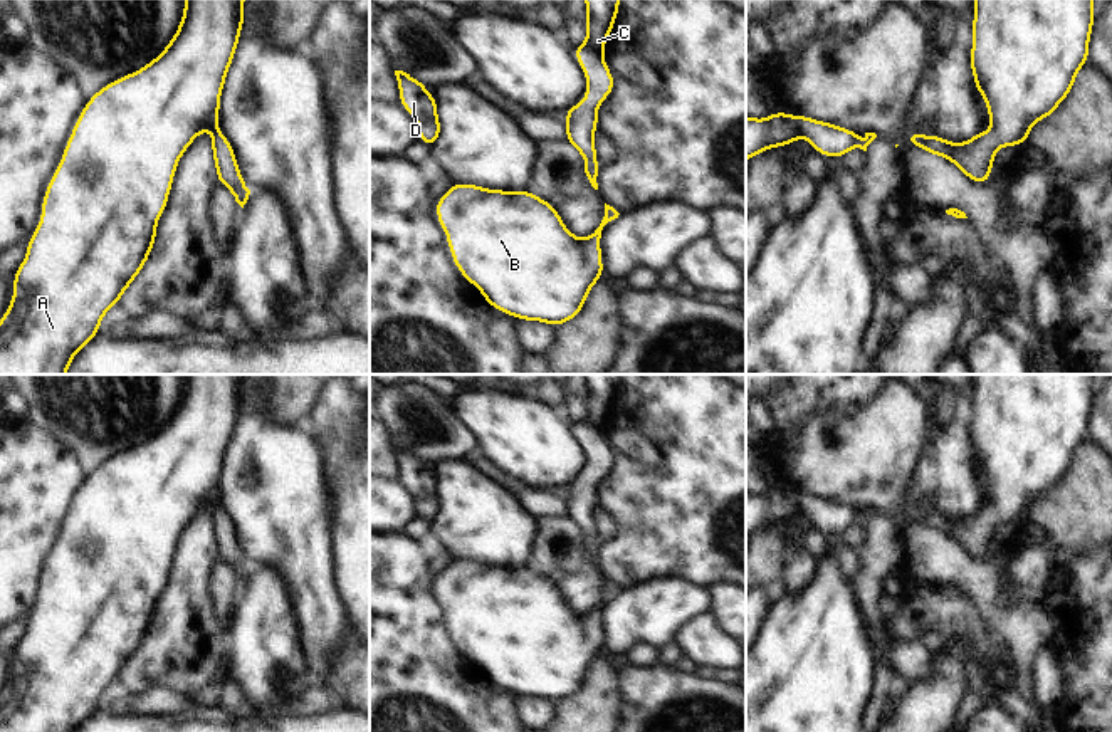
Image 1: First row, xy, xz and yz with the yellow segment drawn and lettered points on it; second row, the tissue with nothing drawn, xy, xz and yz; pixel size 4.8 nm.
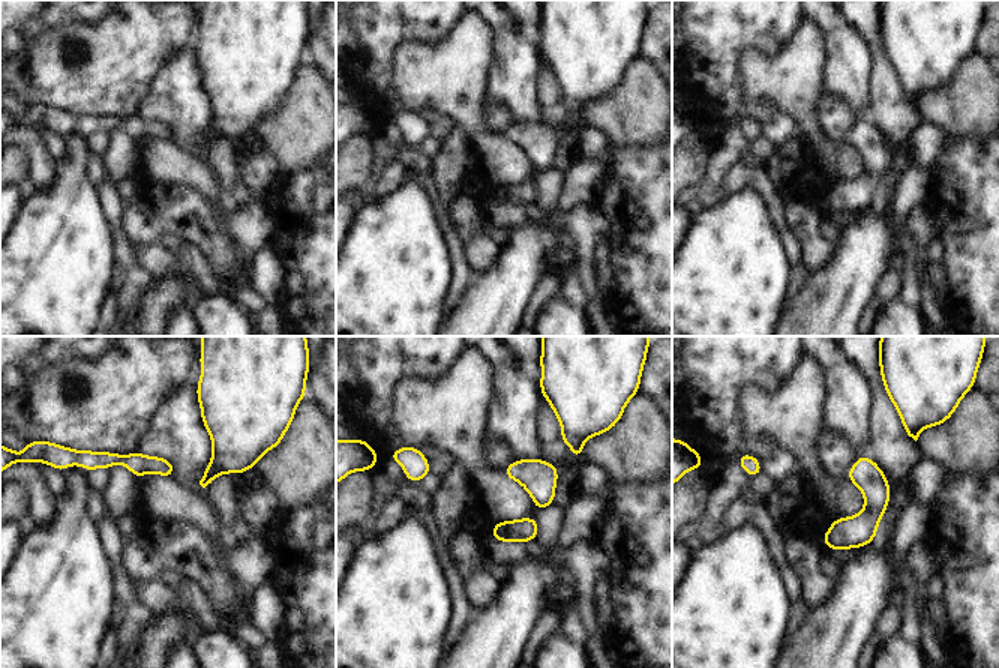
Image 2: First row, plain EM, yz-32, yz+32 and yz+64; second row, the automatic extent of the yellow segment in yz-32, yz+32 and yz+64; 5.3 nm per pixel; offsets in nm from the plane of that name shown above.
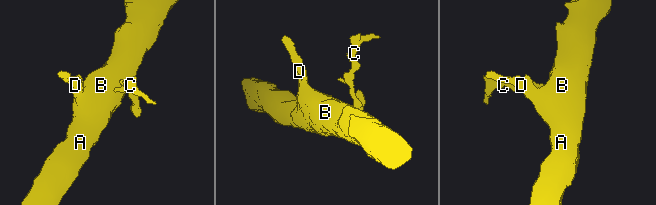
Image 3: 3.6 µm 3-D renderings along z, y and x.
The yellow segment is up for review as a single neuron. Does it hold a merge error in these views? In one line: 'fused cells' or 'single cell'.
single cell

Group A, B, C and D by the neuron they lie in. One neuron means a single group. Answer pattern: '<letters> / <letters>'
A B C D

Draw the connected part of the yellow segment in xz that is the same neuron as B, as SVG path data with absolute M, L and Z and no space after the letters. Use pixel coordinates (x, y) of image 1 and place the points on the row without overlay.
M452 559L450 566L437 574L435 589L445 606L452 636L467 658L474 660L482 675L494 685L522 697L541 697L554 703L573 697L585 683L586 672L605 648L601 638L601 606L618 594L618 588L605 579L600 603L588 613L574 613L549 578L524 567L489 566L479 561Z

